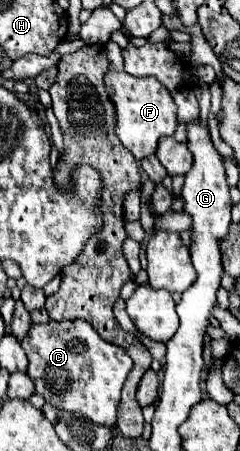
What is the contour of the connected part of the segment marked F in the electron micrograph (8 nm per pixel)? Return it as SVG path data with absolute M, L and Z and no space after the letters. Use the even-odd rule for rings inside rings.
M107 42L107 56L111 60L111 66L115 70L107 72L105 76L105 88L107 94L111 96L115 108L117 108L117 136L123 142L123 146L137 158L145 158L155 154L157 142L161 136L171 136L177 128L177 106L163 84L155 78L133 78L123 72L123 58L121 58L121 48L115 42Z

